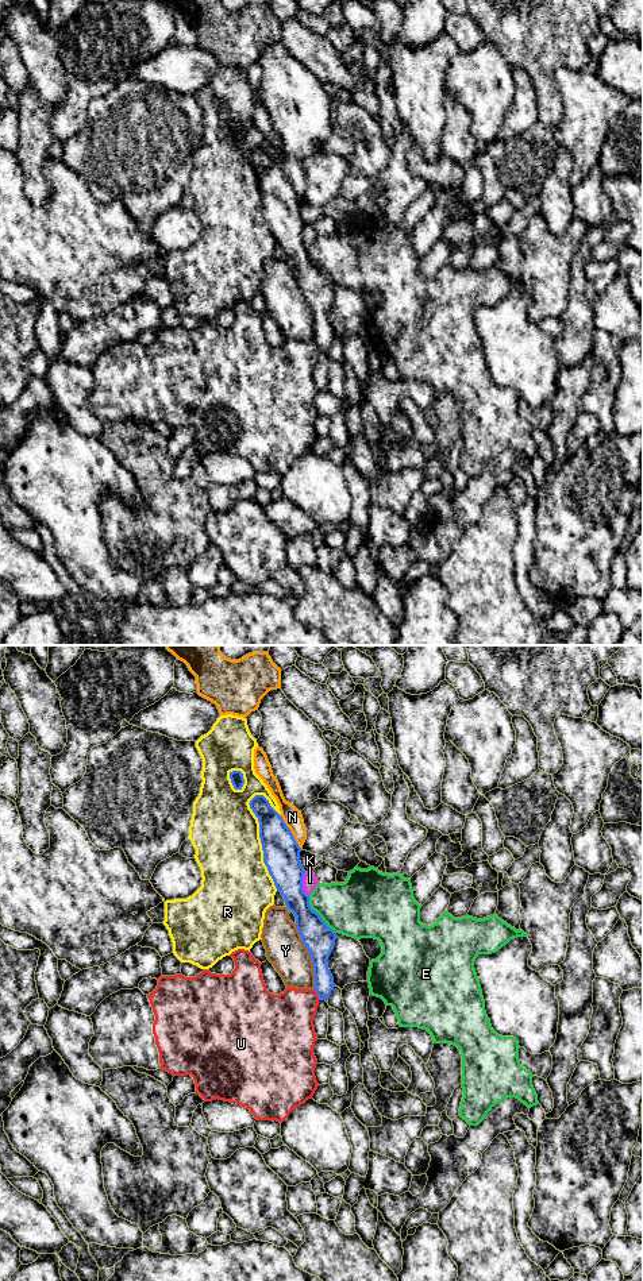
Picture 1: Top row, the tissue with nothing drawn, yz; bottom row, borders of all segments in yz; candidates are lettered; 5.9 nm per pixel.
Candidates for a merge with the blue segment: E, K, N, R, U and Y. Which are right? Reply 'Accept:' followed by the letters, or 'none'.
Accept: none

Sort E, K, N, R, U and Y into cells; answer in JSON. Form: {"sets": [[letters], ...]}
{"sets": [["E"], ["K"], ["N"], ["R"], ["U"], ["Y"]]}

